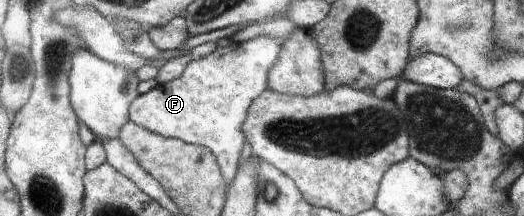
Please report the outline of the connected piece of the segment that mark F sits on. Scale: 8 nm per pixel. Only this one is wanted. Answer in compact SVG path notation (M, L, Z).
M263 34L244 42L231 41L224 48L187 64L181 77L159 83L130 107L130 121L163 137L205 146L213 152L229 185L238 173L246 139L244 119L252 103L268 89L270 70L282 53L282 39Z

